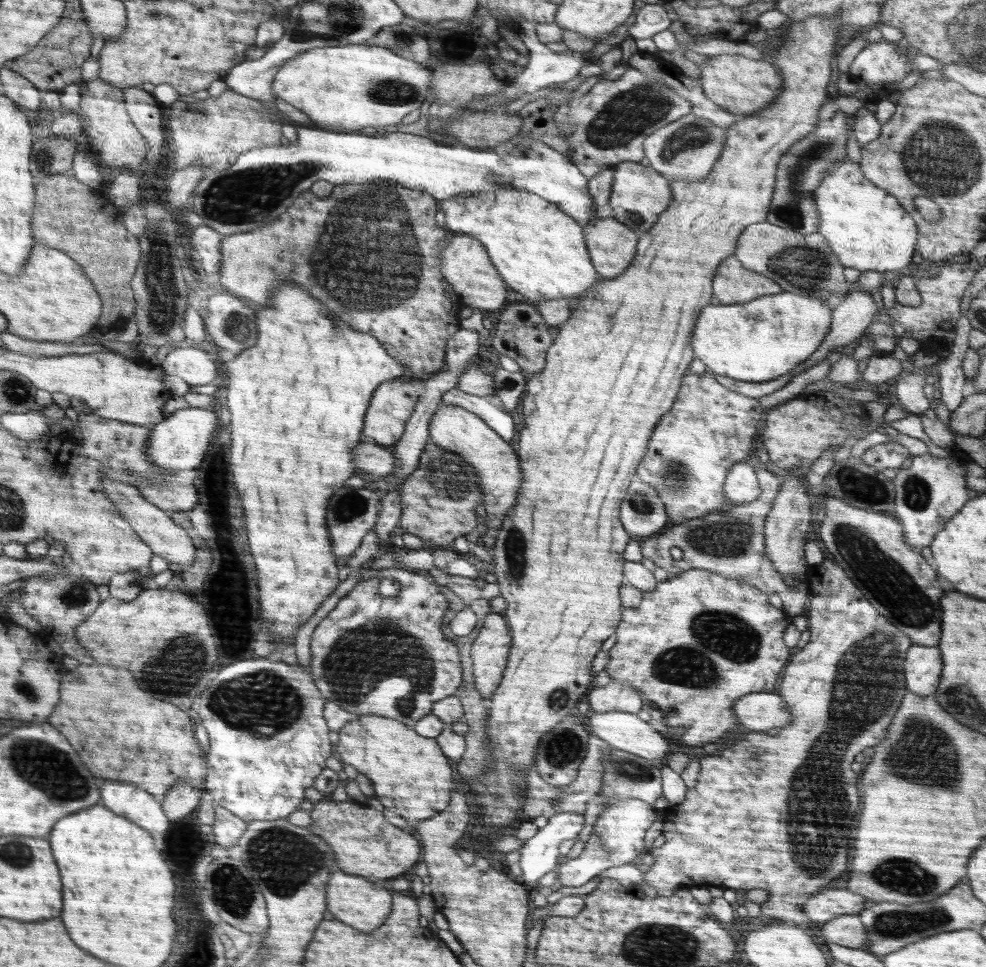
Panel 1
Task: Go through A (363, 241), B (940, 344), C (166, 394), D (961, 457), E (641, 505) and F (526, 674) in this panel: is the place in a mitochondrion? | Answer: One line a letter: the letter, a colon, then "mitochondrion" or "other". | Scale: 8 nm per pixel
A: mitochondrion
B: other
C: other
D: other
E: mitochondrion
F: other

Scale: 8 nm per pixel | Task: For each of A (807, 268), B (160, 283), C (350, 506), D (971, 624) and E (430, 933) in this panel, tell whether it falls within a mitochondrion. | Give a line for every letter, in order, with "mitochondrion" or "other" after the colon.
A: mitochondrion
B: mitochondrion
C: mitochondrion
D: other
E: other

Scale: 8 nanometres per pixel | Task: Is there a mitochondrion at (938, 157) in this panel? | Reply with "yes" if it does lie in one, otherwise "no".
yes

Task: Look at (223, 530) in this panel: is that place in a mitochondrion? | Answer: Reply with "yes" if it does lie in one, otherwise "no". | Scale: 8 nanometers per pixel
yes

